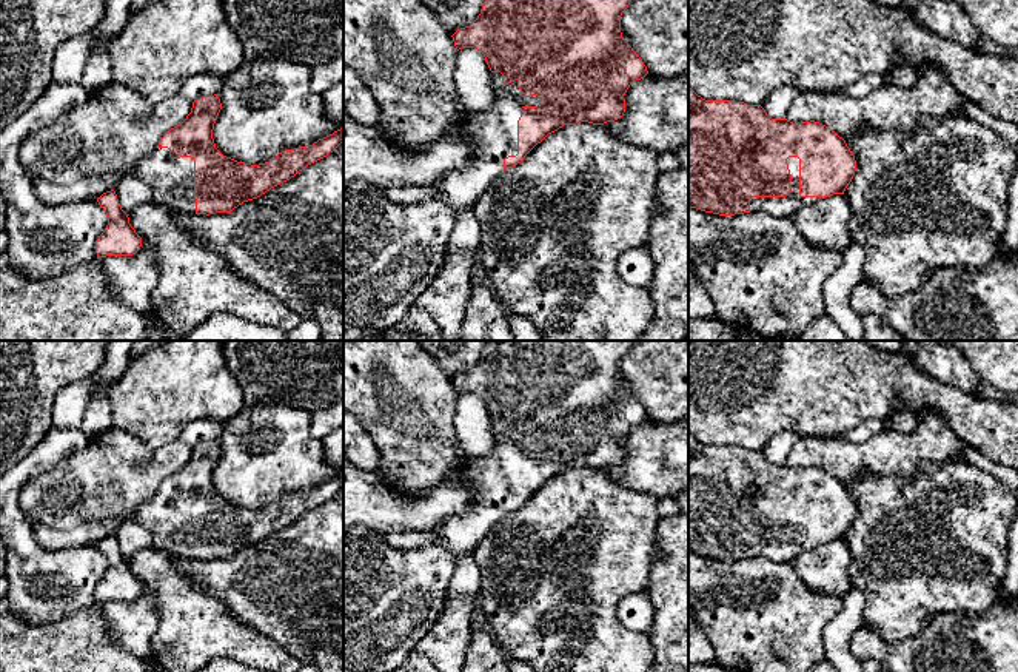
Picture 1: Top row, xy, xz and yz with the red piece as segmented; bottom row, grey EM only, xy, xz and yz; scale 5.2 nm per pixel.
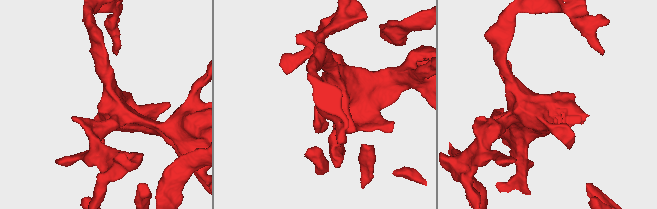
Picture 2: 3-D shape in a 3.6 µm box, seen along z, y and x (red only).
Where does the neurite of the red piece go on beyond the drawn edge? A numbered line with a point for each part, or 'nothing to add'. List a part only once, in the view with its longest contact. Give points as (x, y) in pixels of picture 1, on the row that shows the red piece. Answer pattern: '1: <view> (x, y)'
1: xz (391, 253)

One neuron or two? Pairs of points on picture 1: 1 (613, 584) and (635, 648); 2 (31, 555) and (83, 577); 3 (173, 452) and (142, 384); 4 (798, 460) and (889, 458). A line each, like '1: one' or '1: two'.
1: one
2: one
3: two
4: one

